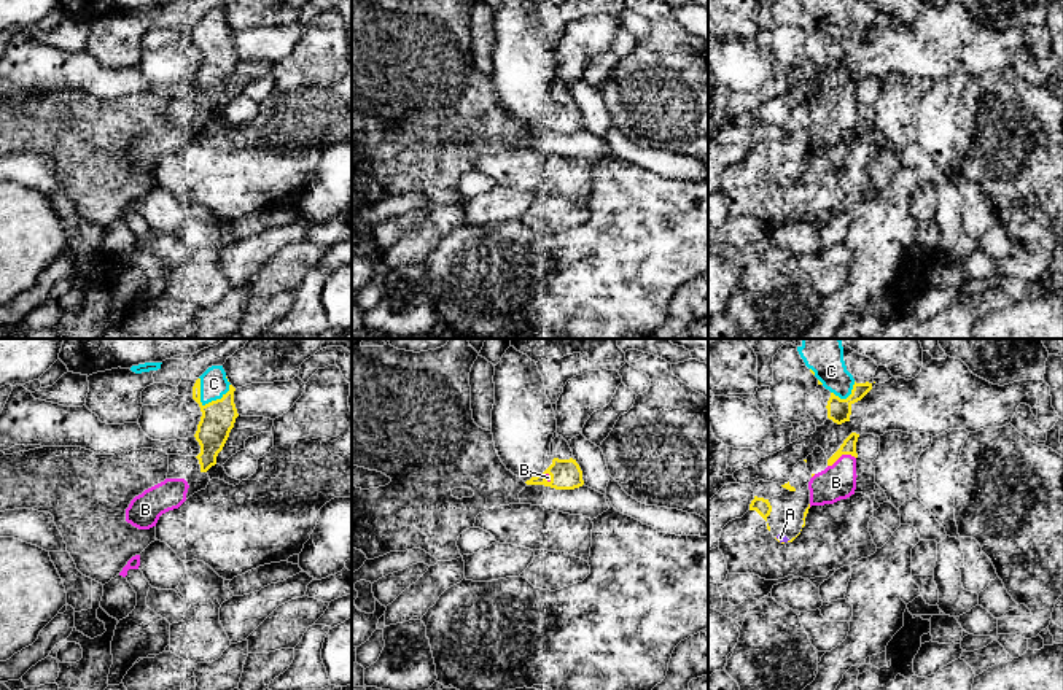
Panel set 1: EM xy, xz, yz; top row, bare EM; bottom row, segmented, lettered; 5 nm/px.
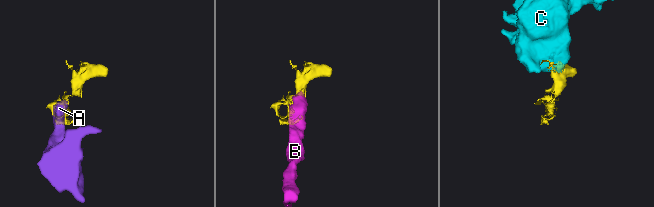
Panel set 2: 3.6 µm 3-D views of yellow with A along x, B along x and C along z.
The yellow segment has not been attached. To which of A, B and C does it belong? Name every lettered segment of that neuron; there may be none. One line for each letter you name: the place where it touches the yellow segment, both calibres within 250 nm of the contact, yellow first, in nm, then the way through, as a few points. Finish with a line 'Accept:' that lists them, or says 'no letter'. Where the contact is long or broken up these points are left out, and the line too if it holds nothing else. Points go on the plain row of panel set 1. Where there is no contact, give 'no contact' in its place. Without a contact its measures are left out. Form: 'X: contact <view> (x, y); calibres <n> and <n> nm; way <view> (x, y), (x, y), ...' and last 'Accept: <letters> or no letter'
B: contact yz (841, 99); calibres 80 and 180 nm
C: contact xy (223, 40); calibres 170 and 140 nm; way xy (218, 61), (223, 40), (214, 27)
Accept: B, C

